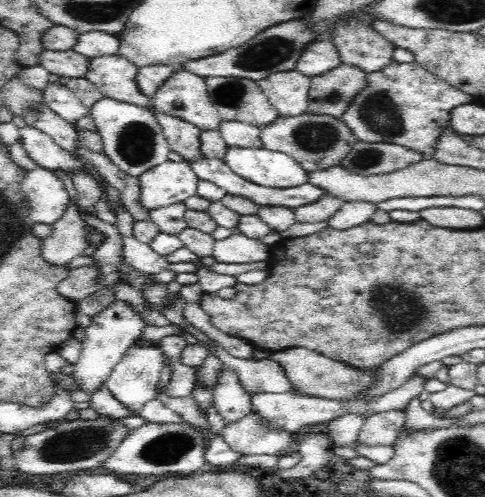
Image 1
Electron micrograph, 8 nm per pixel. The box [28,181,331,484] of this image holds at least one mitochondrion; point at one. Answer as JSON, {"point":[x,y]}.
{"point":[78,443]}

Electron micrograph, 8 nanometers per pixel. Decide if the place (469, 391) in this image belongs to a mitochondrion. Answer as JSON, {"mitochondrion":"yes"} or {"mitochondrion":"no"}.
{"mitochondrion":"no"}

